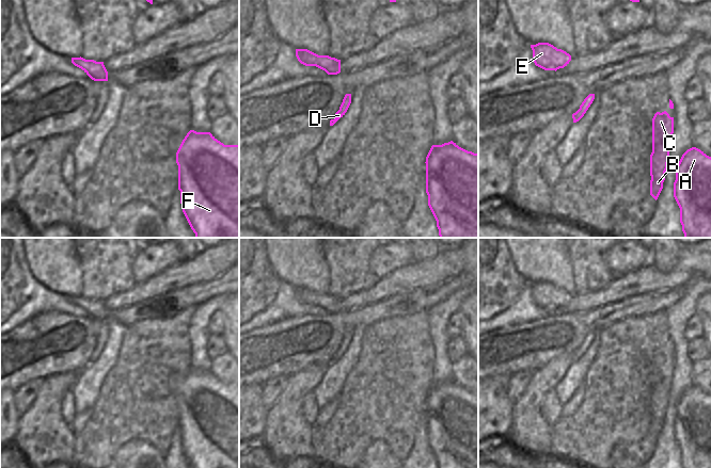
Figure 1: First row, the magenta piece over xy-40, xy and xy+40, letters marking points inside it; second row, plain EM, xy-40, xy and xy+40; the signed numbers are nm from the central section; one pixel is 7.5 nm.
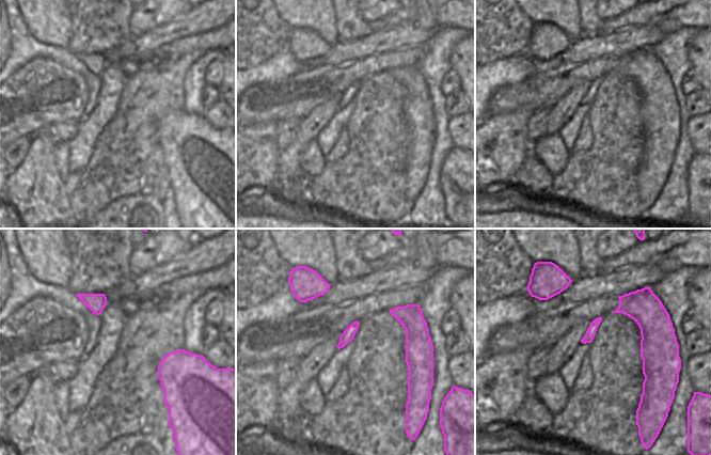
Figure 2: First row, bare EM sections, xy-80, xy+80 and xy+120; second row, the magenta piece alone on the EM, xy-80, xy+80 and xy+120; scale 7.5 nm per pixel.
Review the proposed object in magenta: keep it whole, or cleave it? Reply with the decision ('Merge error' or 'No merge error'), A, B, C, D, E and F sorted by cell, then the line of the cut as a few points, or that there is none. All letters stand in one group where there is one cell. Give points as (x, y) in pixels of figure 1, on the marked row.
No merge error. Groups: A B C D E F. No split.

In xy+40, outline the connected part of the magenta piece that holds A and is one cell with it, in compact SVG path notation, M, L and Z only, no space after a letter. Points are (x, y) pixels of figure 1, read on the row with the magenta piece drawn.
M696 147L682 155L676 167L674 197L680 208L684 238L711 238L711 157Z

